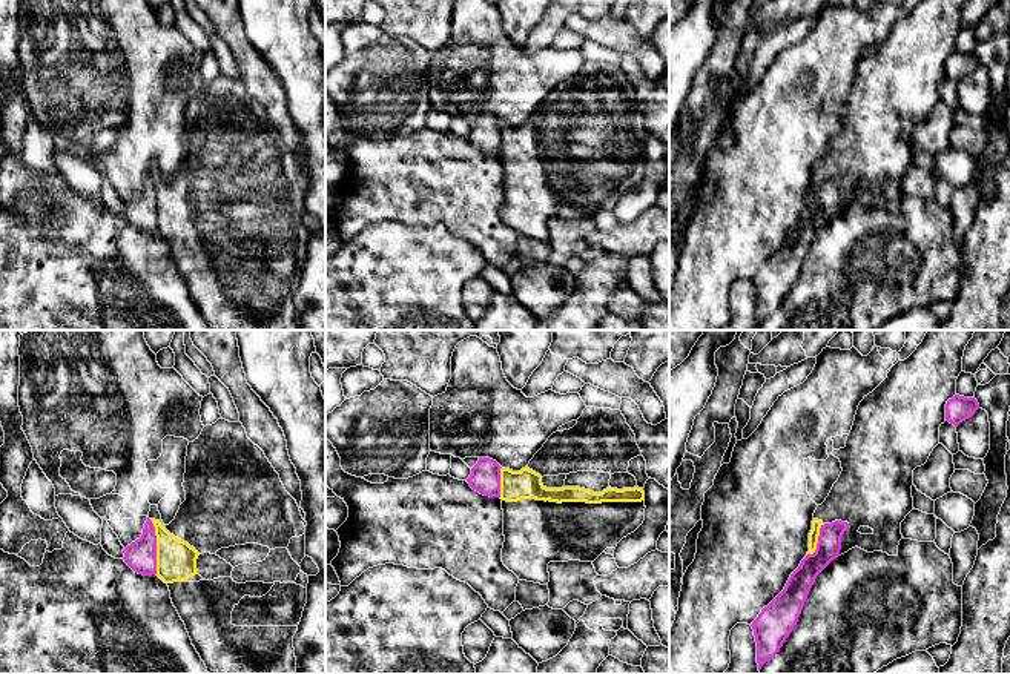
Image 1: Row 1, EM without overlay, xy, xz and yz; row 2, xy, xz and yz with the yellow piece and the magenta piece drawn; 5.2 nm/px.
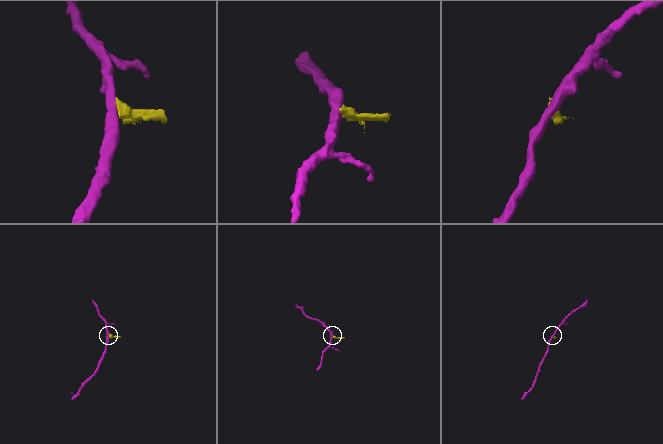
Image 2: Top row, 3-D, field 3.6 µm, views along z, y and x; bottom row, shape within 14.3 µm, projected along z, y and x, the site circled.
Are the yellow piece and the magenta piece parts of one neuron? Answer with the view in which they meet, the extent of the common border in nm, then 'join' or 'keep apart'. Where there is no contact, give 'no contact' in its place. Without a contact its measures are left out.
contact in xy; length 300 nm; keep apart

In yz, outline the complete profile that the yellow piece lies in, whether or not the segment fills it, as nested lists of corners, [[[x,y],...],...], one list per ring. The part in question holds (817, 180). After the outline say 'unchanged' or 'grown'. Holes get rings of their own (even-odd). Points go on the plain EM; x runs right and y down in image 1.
[[[919,0],[904,17],[898,17],[887,34],[860,58],[846,103],[832,111],[841,118],[841,131],[826,157],[817,163],[809,189],[814,210],[820,184],[835,177],[847,178],[840,212],[858,203],[867,209],[898,212],[903,195],[901,178],[915,166],[912,154],[913,126],[927,118],[939,100],[939,83],[946,78],[946,60],[956,51],[967,0]]] | grown

